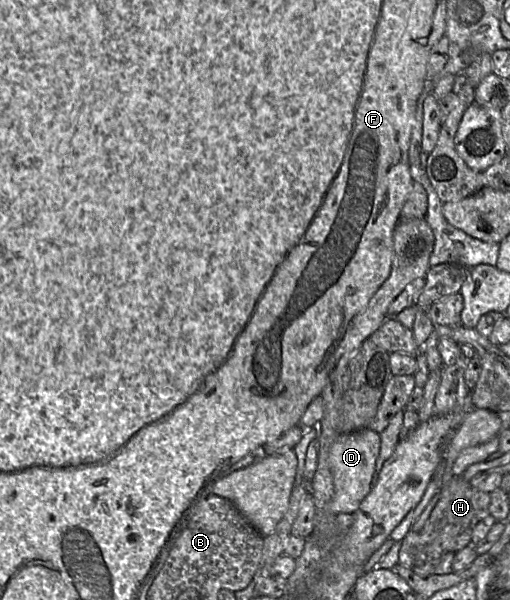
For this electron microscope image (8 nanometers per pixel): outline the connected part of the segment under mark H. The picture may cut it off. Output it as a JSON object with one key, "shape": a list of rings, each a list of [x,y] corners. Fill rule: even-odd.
{"shape":[[[453,476],[440,490],[440,499],[423,528],[417,532],[410,530],[400,541],[399,564],[420,576],[434,574],[446,553],[456,553],[471,544],[474,527],[490,514],[489,505],[490,493],[474,488],[461,476]]]}

